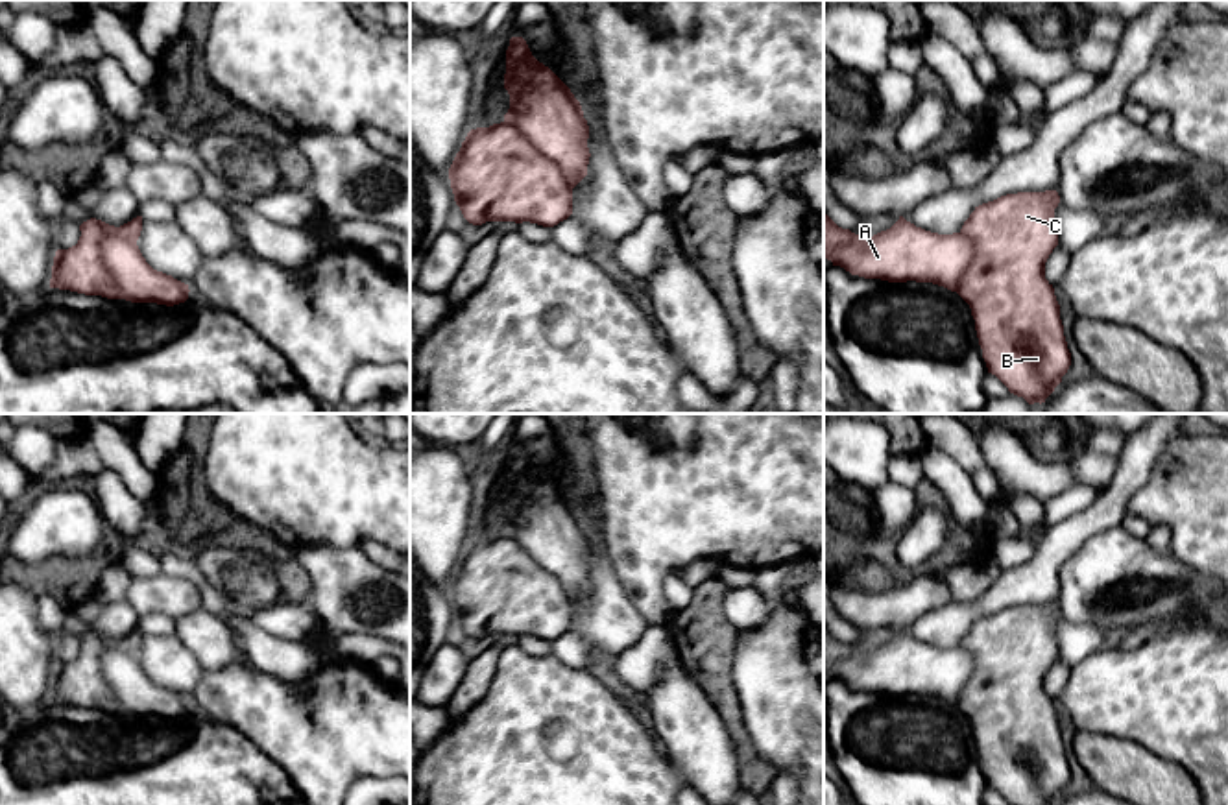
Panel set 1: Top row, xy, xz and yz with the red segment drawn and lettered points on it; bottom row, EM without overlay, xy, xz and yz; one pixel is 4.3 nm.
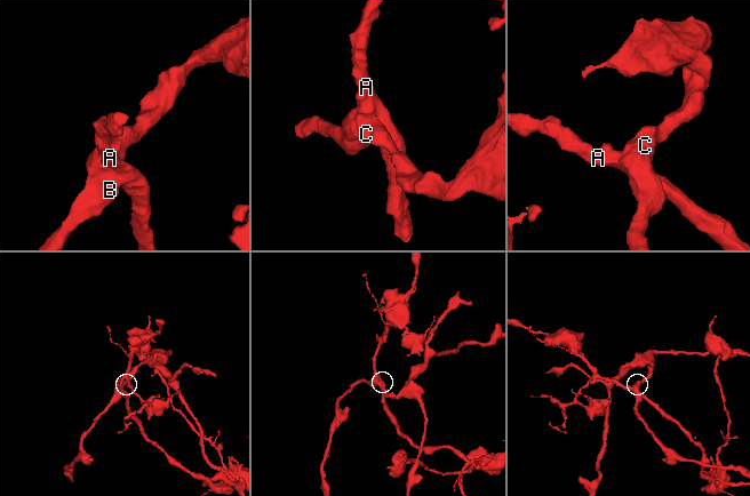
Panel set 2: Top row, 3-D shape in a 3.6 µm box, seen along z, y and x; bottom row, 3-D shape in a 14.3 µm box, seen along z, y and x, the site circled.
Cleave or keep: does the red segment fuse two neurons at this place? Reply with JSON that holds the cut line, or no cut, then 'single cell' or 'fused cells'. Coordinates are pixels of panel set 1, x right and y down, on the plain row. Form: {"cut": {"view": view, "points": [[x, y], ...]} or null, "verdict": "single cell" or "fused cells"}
{"cut": null, "verdict": "single cell"}

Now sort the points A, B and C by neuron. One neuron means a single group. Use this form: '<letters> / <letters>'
A B C

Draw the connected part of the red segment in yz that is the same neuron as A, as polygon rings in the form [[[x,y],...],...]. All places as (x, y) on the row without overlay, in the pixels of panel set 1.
[[[1056,604],[1006,607],[975,620],[962,643],[938,648],[903,630],[873,650],[838,641],[824,626],[824,672],[851,689],[888,696],[933,696],[957,705],[971,722],[988,787],[1008,805],[1054,805],[1071,779],[1060,718],[1045,692],[1045,676],[1058,659]]]

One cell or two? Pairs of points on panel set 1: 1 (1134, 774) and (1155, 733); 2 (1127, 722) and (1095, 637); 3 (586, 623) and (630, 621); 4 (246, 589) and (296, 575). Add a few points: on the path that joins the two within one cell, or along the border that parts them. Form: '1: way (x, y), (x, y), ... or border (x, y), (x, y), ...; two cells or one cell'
1: border (1107, 735), (1132, 739), (1186, 768); two cells
2: border (1112, 641), (1090, 652), (1070, 669); two cells
3: way (597, 621), (619, 621); one cell
4: way (259, 582), (283, 580); one cell

